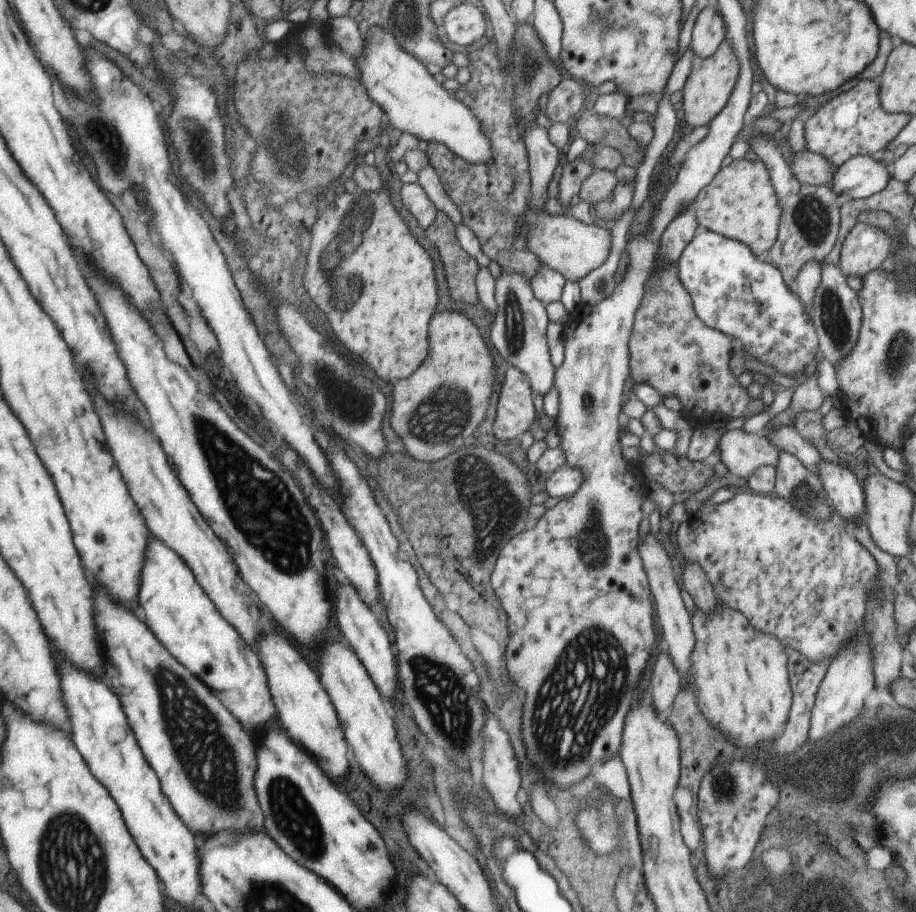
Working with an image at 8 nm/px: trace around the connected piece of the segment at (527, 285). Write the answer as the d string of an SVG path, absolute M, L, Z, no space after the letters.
M501 268L500 277L495 281L494 300L498 308L492 322L490 341L506 362L527 374L536 394L544 397L555 384L556 374L550 360L550 348L546 337L546 328L550 322L545 305L536 298L531 282L522 274L506 272Z

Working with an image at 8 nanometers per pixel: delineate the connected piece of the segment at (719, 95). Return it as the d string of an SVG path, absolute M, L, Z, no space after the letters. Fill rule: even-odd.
M727 40L723 41L723 44L711 57L694 56L692 72L683 88L682 110L684 110L686 123L693 128L710 125L710 120L714 120L726 108L727 102L731 98L730 94L733 93L732 90L735 90L734 82L738 80L741 70L740 58L736 54L735 48Z

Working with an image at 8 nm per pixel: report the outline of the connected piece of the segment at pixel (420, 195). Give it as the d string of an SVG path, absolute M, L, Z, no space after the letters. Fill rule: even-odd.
M404 183L401 188L401 199L406 208L416 218L418 224L429 231L437 215L437 208L420 184Z

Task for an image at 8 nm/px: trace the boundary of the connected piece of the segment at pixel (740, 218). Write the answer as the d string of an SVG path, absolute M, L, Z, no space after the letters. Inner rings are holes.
M733 160L729 166L718 170L712 180L696 195L693 206L696 210L697 224L708 228L709 231L736 239L747 244L756 254L764 254L775 245L778 240L778 220L782 220L783 206L778 206L778 192L774 192L768 169L761 160Z

